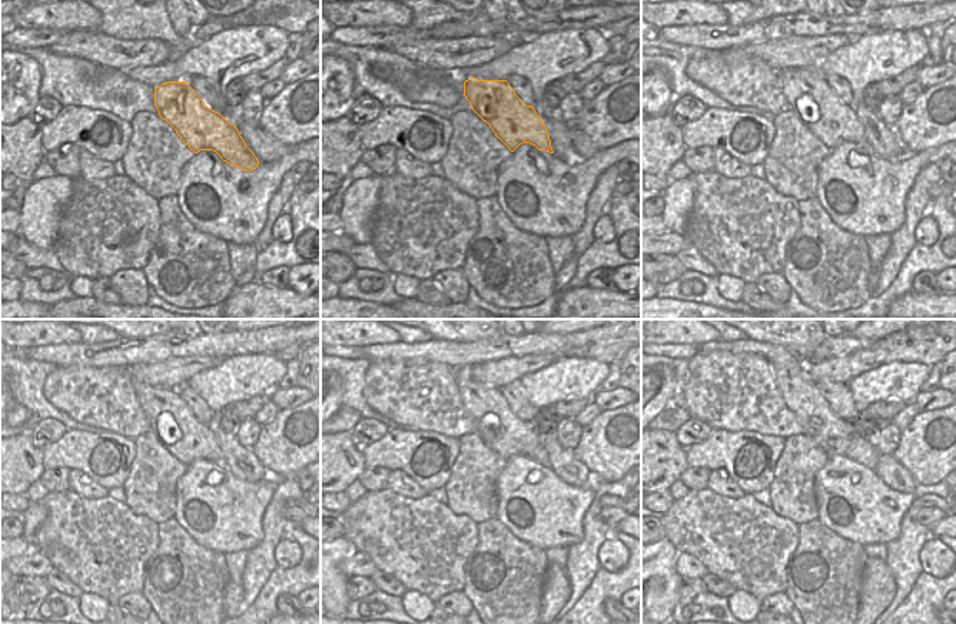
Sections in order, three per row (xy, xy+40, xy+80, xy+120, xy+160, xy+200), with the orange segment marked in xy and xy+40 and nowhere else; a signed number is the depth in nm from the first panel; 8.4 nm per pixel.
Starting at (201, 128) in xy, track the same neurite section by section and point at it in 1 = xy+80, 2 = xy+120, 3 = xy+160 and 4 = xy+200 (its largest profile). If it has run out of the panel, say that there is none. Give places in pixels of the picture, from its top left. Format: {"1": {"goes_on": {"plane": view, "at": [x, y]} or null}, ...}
{"1": {"goes_on": {"plane": "xy+80", "at": [810, 98]}}, "2": {"goes_on": {"plane": "xy+120", "at": [172, 422]}}, "3": {"goes_on": {"plane": "xy+160", "at": [501, 430]}}, "4": {"goes_on": {"plane": "xy+200", "at": [799, 391]}}}

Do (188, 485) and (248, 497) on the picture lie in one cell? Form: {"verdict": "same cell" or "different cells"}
{"verdict": "same cell"}

